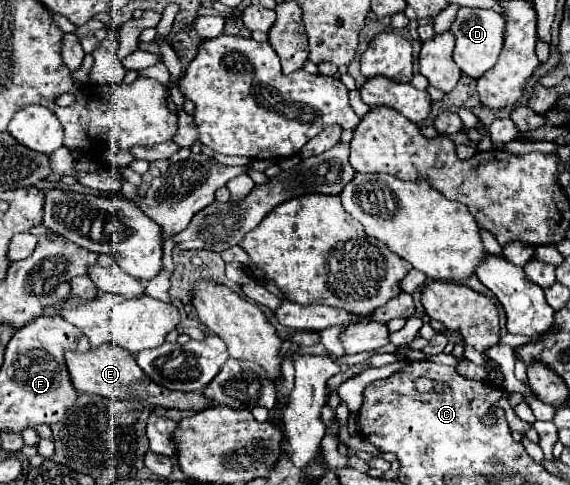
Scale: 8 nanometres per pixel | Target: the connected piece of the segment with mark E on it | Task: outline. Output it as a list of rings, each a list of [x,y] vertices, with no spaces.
[[[106,344],[100,346],[96,350],[88,350],[84,354],[80,352],[66,352],[64,354],[66,360],[66,368],[72,380],[72,386],[78,392],[88,392],[88,394],[100,394],[112,400],[138,400],[138,402],[146,402],[152,408],[162,406],[162,408],[180,408],[180,410],[204,410],[208,408],[208,402],[204,402],[204,394],[176,394],[172,390],[164,390],[162,386],[156,386],[142,370],[140,366],[136,366],[136,360],[132,354],[128,354],[128,350]]]

